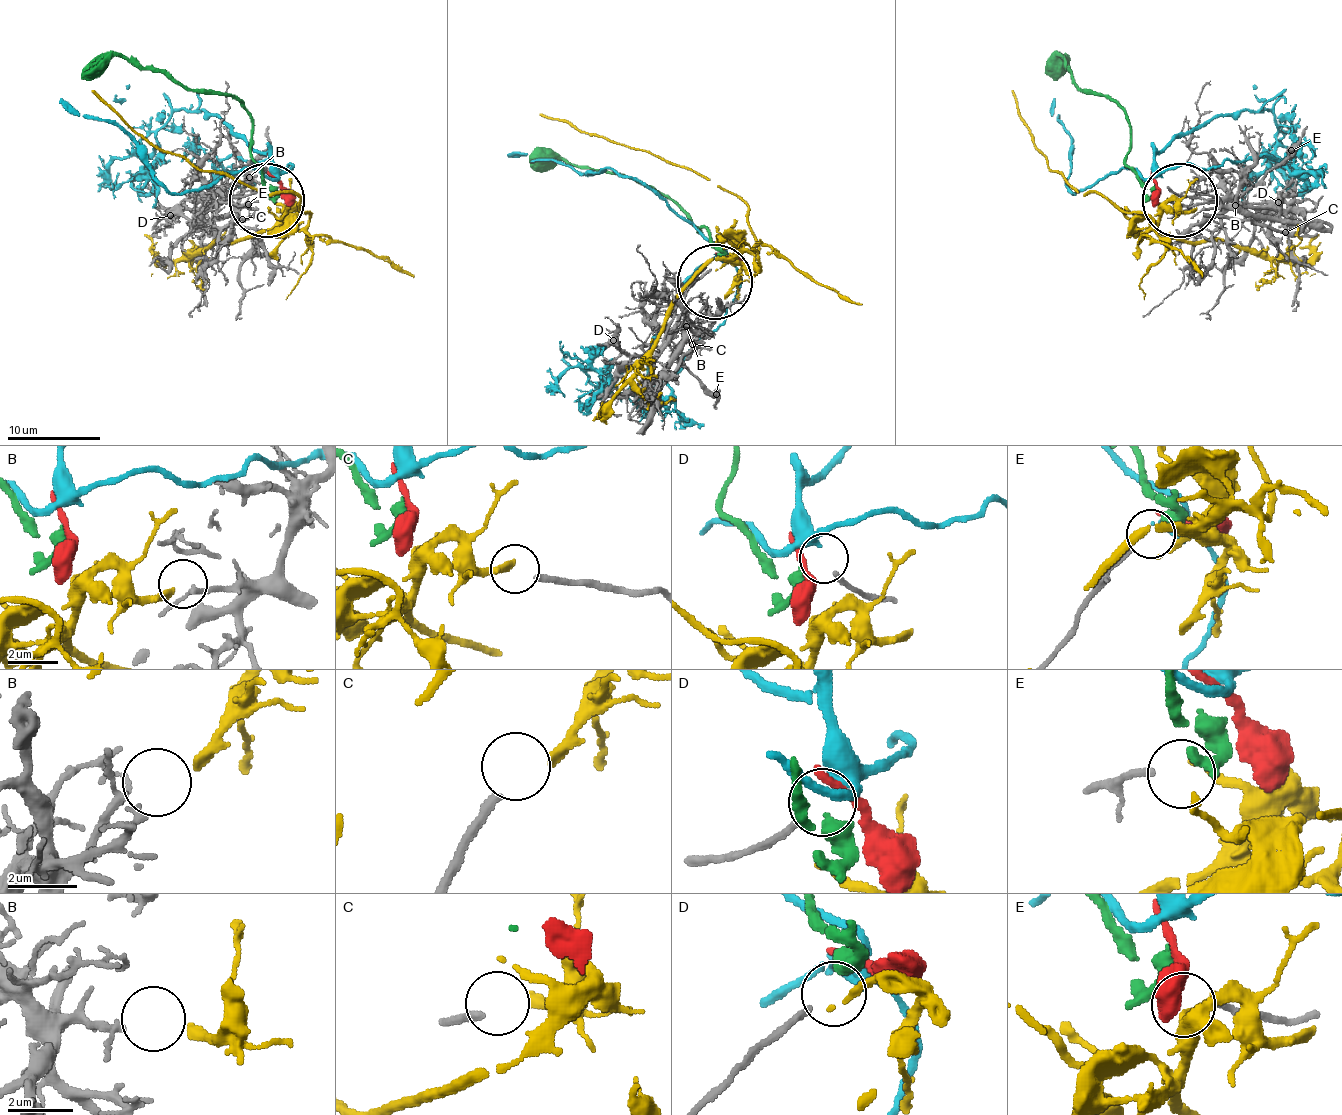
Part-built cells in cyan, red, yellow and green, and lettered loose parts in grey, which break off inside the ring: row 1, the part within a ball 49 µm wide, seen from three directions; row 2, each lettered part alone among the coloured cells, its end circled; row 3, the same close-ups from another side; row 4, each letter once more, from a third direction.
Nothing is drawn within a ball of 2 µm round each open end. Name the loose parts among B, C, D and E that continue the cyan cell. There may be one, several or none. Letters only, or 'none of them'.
D

